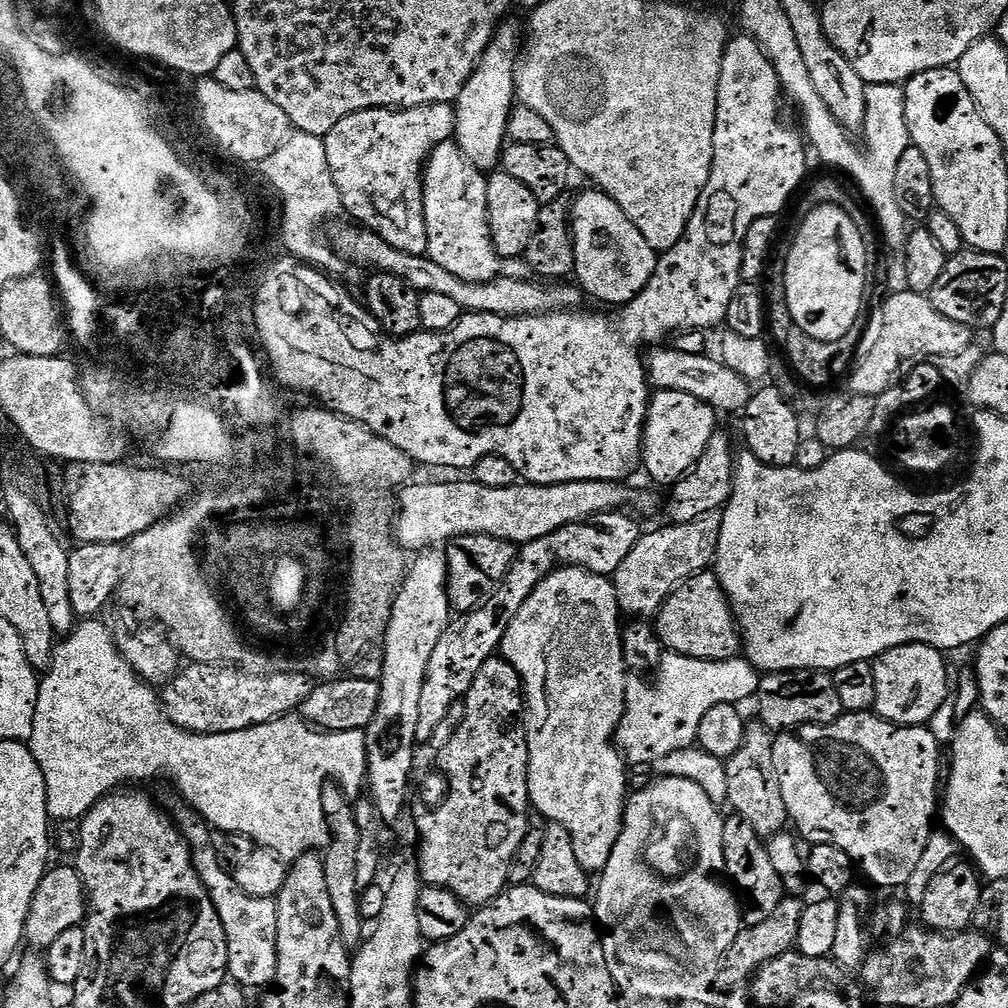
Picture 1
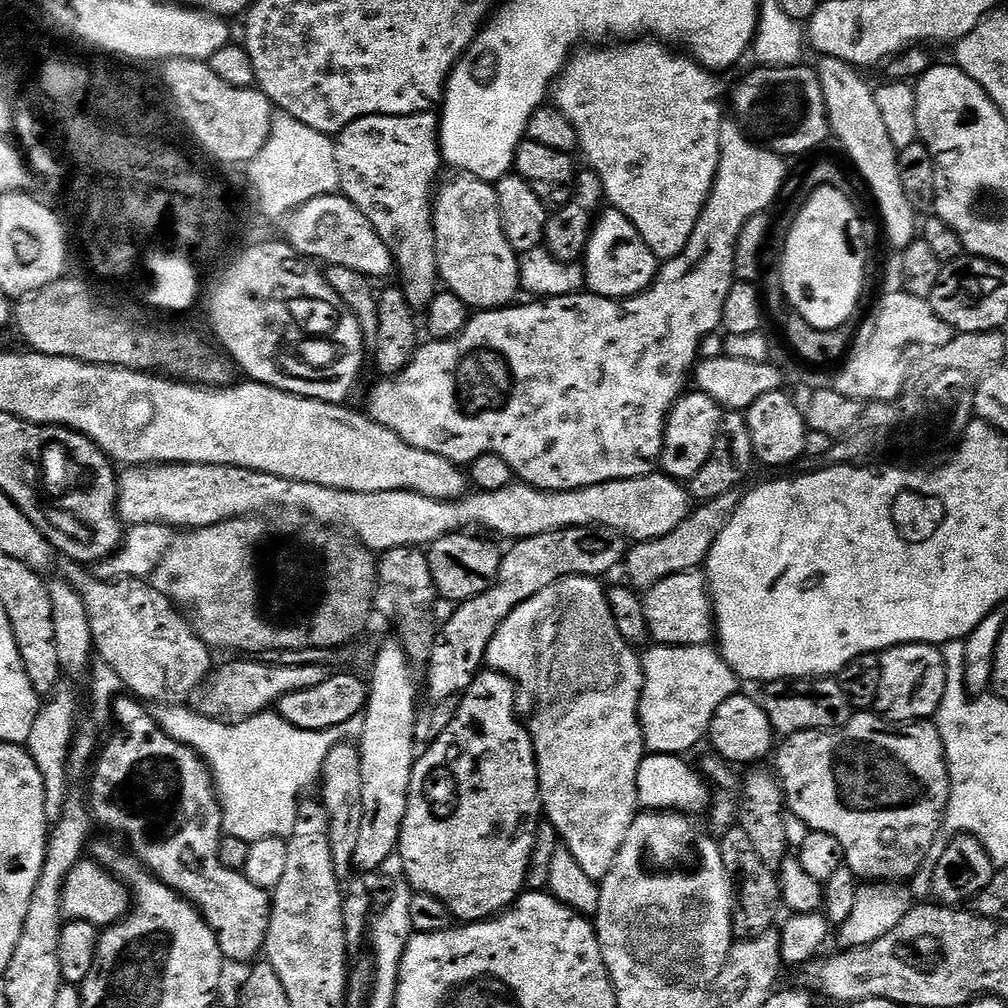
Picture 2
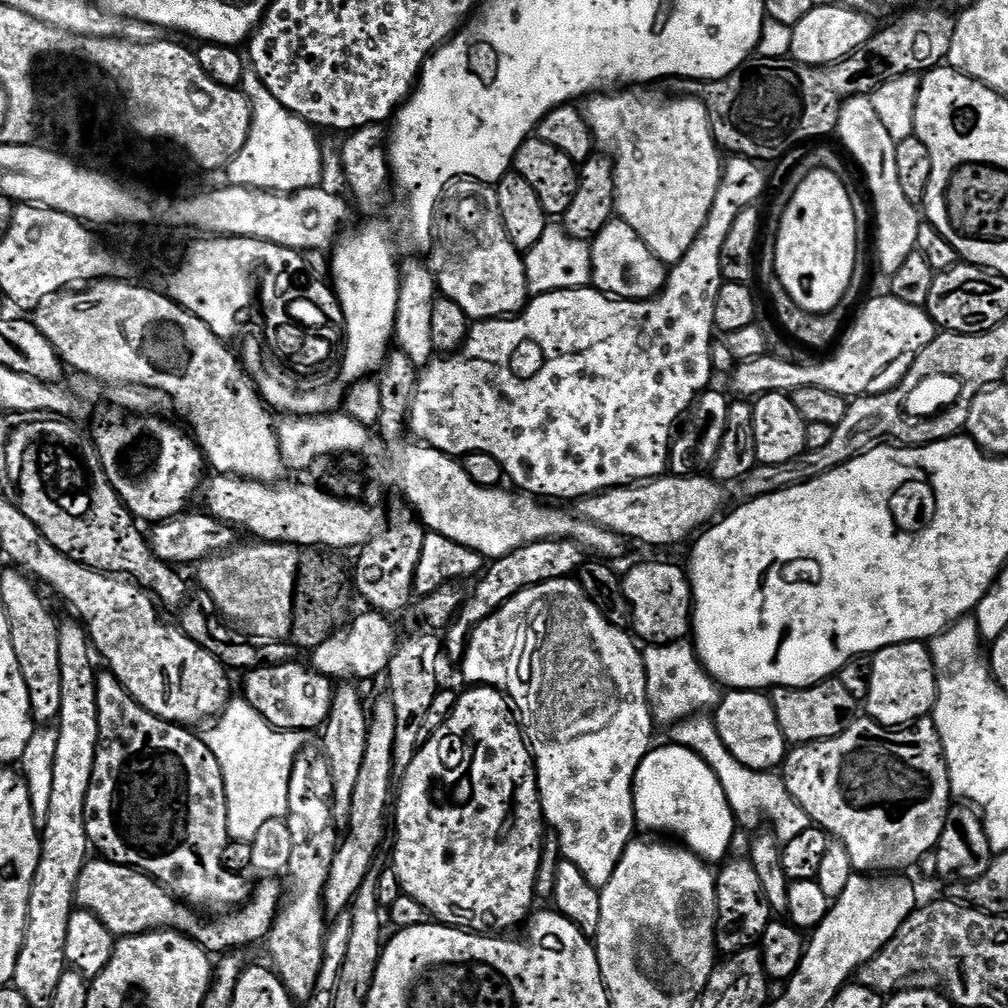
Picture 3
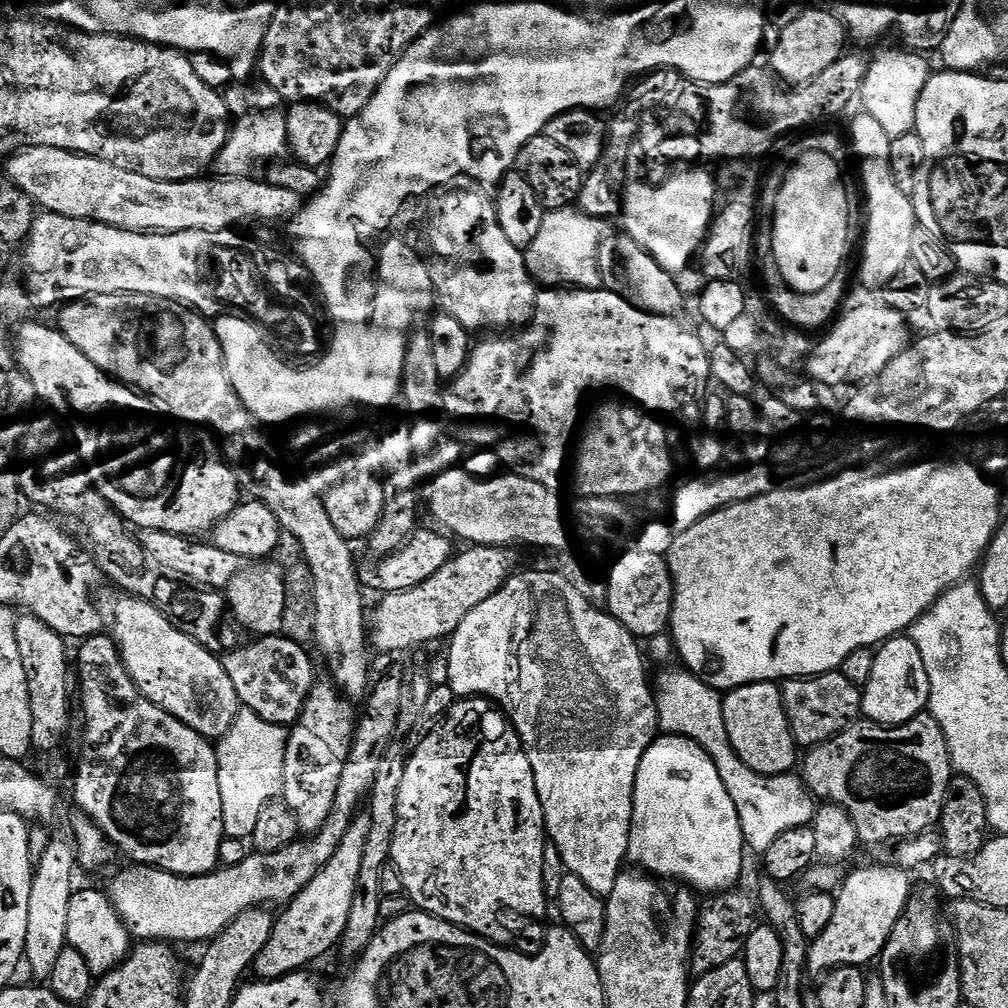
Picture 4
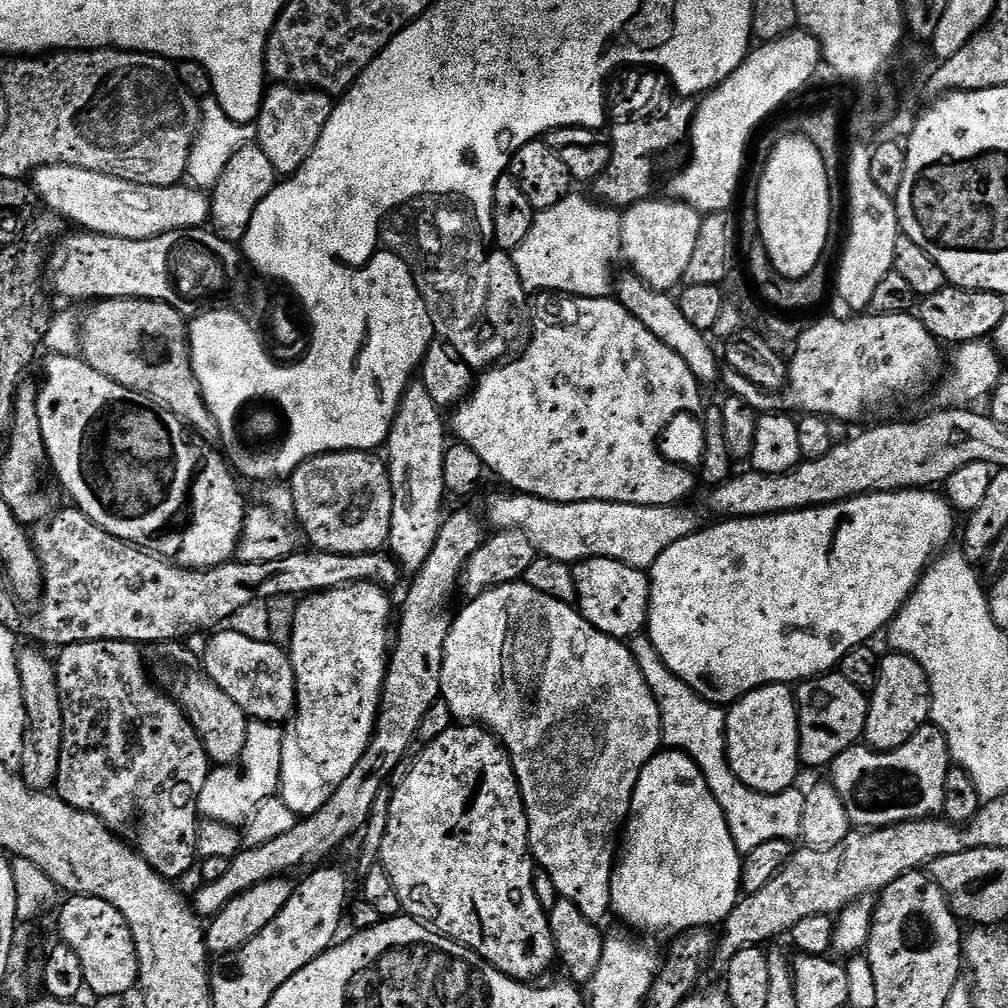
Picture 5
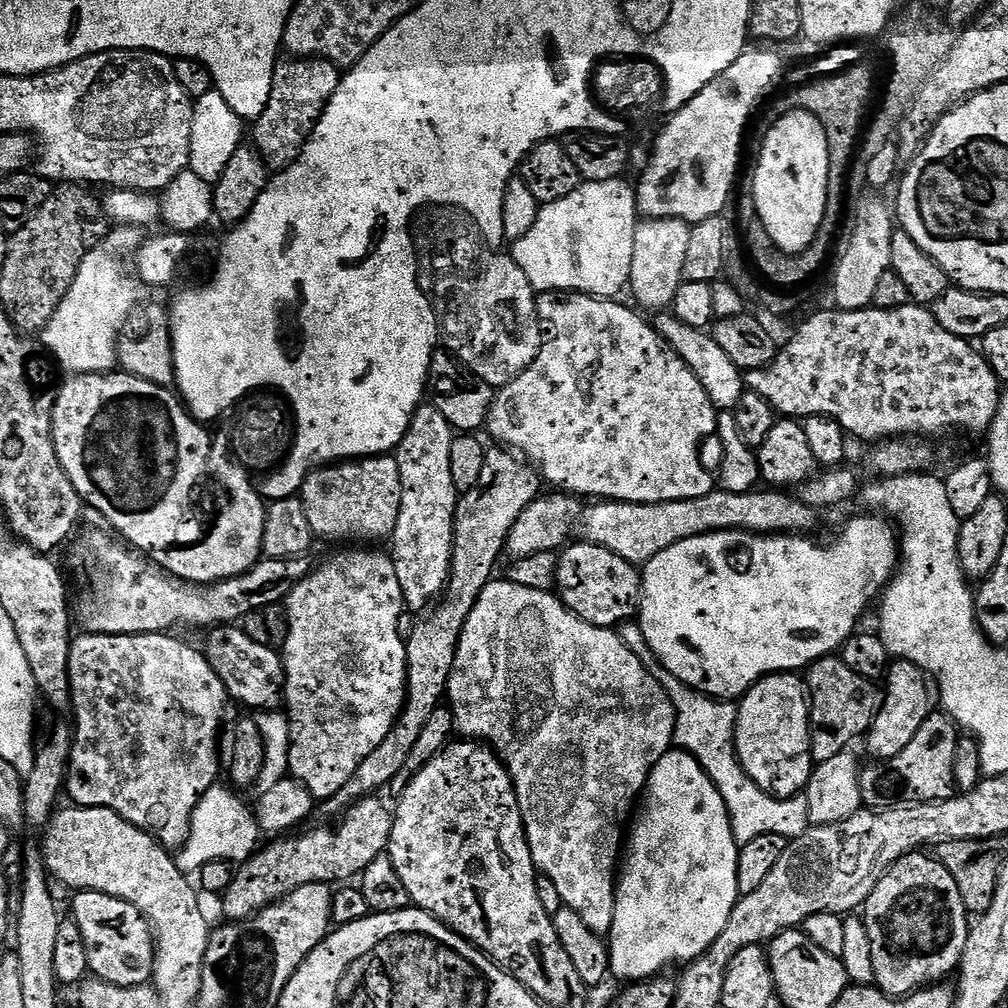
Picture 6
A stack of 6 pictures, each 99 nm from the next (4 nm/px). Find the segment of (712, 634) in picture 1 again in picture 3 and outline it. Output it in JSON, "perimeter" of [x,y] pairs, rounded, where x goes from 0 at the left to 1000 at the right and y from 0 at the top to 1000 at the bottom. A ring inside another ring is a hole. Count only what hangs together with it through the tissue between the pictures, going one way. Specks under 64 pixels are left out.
{"perimeter":[[[655,556],[631,560],[623,568],[618,568],[617,586],[625,608],[626,626],[636,636],[639,634],[640,640],[670,639],[684,630],[687,622],[687,586],[676,561],[674,563],[671,560],[658,560]]]}

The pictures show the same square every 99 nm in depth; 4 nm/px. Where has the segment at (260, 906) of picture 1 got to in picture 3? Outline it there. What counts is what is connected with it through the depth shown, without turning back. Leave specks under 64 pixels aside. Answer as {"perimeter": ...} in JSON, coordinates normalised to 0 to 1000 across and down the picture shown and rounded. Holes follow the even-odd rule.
{"perimeter":[[[100,666],[95,673],[95,684],[99,735],[83,801],[88,838],[94,844],[96,841],[102,852],[152,869],[176,893],[191,902],[237,902],[248,888],[248,877],[242,874],[241,868],[220,859],[220,843],[224,843],[228,830],[226,797],[216,752],[208,748],[204,736],[195,727],[193,730],[189,721],[170,718],[168,714],[146,706],[121,682],[112,667]]]}

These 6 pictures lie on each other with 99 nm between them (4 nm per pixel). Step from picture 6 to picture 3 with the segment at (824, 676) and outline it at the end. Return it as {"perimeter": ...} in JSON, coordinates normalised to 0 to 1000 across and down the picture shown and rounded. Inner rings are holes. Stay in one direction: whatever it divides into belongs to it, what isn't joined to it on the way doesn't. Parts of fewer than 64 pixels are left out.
{"perimeter":[[[829,673],[805,679],[803,683],[767,683],[764,689],[768,708],[772,708],[772,720],[776,720],[776,728],[786,740],[827,732],[844,720],[851,710],[851,695]]]}

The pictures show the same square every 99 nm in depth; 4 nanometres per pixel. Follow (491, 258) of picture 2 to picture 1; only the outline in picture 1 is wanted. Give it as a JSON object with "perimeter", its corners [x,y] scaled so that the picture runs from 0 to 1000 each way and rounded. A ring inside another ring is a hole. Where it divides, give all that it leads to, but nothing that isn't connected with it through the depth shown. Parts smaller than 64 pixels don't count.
{"perimeter":[[[451,141],[434,143],[425,161],[421,164],[421,215],[423,216],[423,236],[425,237],[424,253],[435,264],[446,268],[446,272],[458,276],[463,282],[481,282],[493,277],[498,270],[498,256],[492,245],[484,223],[484,205],[482,204],[482,185],[484,175],[456,148]]]}

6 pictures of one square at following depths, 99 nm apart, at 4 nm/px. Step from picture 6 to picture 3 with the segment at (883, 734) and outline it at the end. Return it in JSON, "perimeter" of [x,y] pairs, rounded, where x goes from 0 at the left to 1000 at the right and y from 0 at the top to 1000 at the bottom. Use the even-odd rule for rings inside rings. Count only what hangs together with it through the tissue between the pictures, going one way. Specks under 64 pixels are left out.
{"perimeter":[[[916,638],[888,639],[868,648],[863,655],[863,685],[859,701],[860,709],[880,722],[895,722],[909,714],[918,713],[929,698],[929,662],[925,660],[925,648]]]}

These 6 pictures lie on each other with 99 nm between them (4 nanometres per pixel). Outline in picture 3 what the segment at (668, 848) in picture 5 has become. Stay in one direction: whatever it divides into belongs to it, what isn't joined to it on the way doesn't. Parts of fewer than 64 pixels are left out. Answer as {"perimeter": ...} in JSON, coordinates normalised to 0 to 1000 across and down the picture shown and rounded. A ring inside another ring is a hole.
{"perimeter":[[[660,738],[660,742],[651,740],[644,744],[631,765],[627,787],[632,818],[636,822],[640,821],[643,824],[640,826],[643,827],[664,825],[667,828],[664,830],[670,831],[678,840],[684,841],[689,849],[693,849],[699,855],[717,854],[725,846],[722,844],[726,841],[726,832],[729,831],[730,825],[732,826],[730,810],[720,792],[720,784],[716,784],[705,760],[692,748],[688,748],[688,744],[679,742],[676,738]]]}

